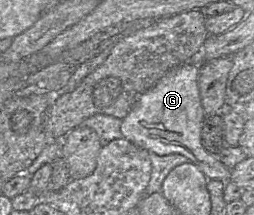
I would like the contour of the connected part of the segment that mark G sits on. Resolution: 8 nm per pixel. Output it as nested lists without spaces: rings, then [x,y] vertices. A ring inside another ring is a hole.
[[[192,62],[184,63],[166,74],[154,87],[140,96],[128,115],[122,120],[121,133],[134,145],[159,156],[181,154],[195,164],[209,180],[227,182],[230,180],[231,169],[206,151],[202,145],[201,131],[205,113],[200,99],[198,75],[199,65]]]

